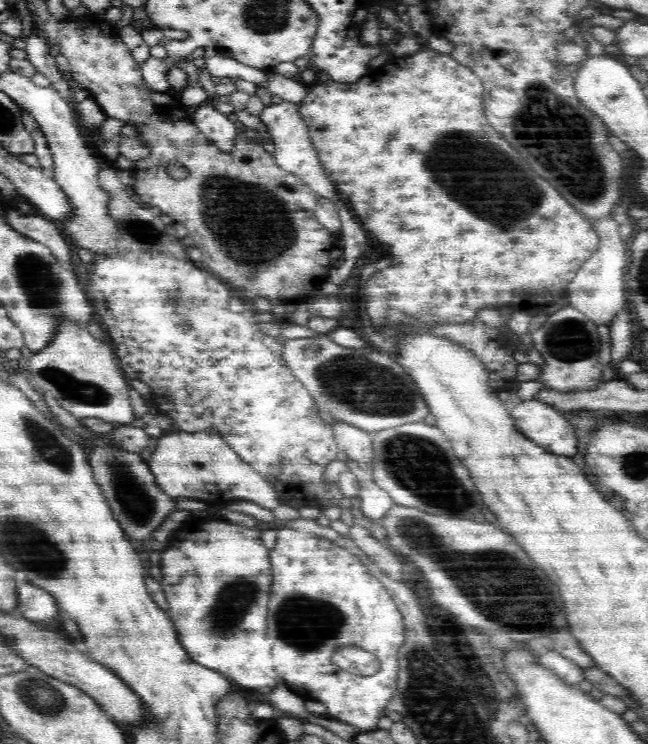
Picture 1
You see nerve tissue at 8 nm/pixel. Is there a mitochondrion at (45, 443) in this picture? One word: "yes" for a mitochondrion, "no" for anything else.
yes

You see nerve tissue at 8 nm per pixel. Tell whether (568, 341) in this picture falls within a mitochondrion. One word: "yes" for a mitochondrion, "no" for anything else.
yes

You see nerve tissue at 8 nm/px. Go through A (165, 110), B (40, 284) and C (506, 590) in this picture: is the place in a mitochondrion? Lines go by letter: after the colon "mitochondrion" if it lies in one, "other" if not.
A: other
B: mitochondrion
C: mitochondrion

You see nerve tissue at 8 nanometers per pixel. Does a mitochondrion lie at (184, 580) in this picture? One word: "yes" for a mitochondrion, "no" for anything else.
no

